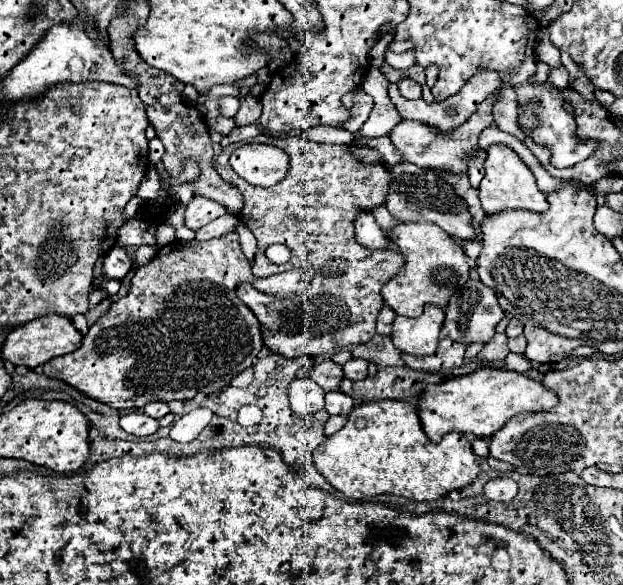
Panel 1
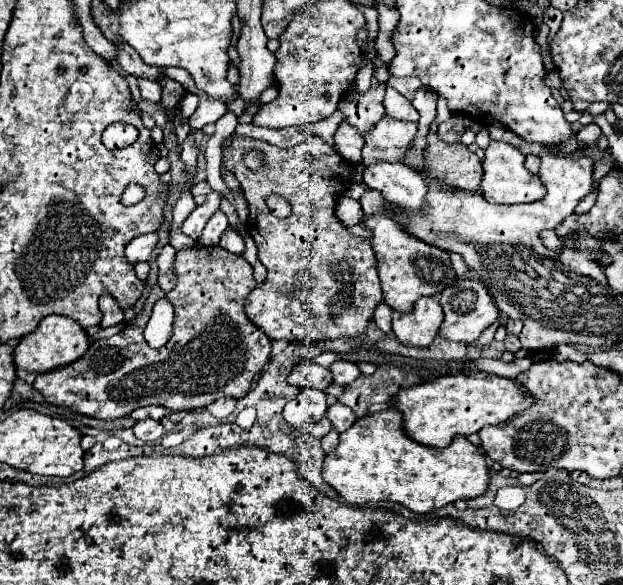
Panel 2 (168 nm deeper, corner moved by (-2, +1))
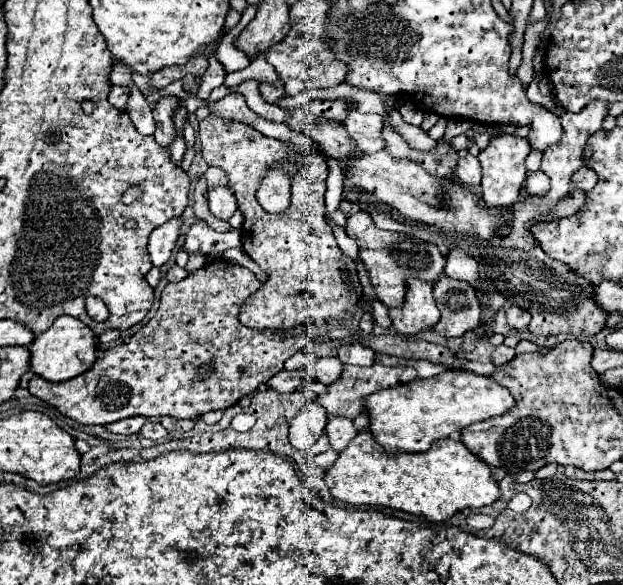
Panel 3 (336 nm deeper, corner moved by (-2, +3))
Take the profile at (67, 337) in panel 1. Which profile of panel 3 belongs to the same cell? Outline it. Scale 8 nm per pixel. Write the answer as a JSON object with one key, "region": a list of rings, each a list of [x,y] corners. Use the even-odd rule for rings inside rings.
{"region":[[[61,315],[57,319],[57,323],[53,323],[51,329],[37,335],[33,345],[29,345],[31,371],[47,381],[53,381],[53,383],[73,379],[81,373],[85,373],[87,369],[91,369],[91,365],[97,361],[95,347],[97,347],[95,333],[85,323],[81,323],[79,319],[75,319],[71,315]]]}

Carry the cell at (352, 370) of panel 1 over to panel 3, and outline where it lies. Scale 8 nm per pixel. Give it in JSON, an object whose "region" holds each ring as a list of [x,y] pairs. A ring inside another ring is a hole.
{"region":[[[323,357],[323,359],[311,361],[303,369],[307,369],[317,381],[321,381],[325,385],[331,385],[341,375],[341,367],[343,367],[343,363],[337,357]]]}

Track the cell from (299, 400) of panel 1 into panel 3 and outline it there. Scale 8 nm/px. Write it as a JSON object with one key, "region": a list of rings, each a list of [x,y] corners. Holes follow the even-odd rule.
{"region":[[[309,401],[301,409],[301,413],[297,413],[297,417],[291,421],[289,443],[299,451],[309,451],[309,447],[323,435],[325,425],[327,425],[325,409]]]}

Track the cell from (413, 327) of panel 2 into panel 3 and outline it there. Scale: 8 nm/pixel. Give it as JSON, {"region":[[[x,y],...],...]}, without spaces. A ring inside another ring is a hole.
{"region":[[[421,279],[407,281],[405,301],[397,309],[389,309],[393,327],[401,335],[415,335],[419,331],[429,331],[439,321],[439,309],[433,301],[433,283]]]}

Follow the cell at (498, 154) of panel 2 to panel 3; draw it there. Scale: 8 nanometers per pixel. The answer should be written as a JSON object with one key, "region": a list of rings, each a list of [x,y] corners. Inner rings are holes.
{"region":[[[497,135],[489,141],[487,149],[479,153],[479,163],[483,167],[483,179],[481,179],[481,199],[487,207],[501,209],[515,205],[519,201],[519,191],[525,181],[525,159],[531,151],[529,141],[517,137],[517,135]]]}

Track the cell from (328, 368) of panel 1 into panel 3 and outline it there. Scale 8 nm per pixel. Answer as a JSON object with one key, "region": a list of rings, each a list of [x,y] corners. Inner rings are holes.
{"region":[[[283,369],[281,373],[277,373],[275,377],[271,377],[267,381],[267,387],[277,393],[291,393],[297,389],[297,385],[301,385],[301,381],[309,381],[309,379],[313,379],[313,377],[307,375],[303,369],[299,369],[299,371],[285,371]]]}

